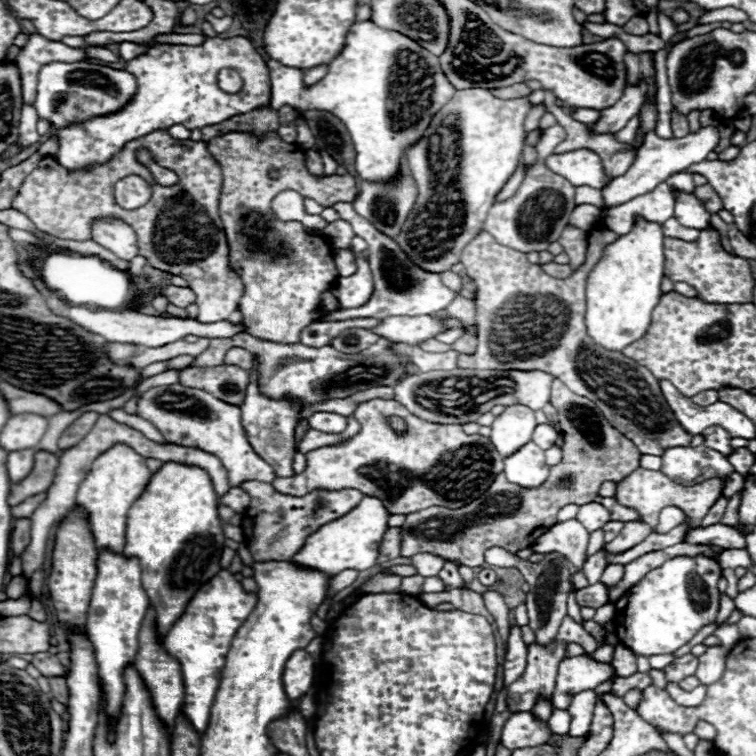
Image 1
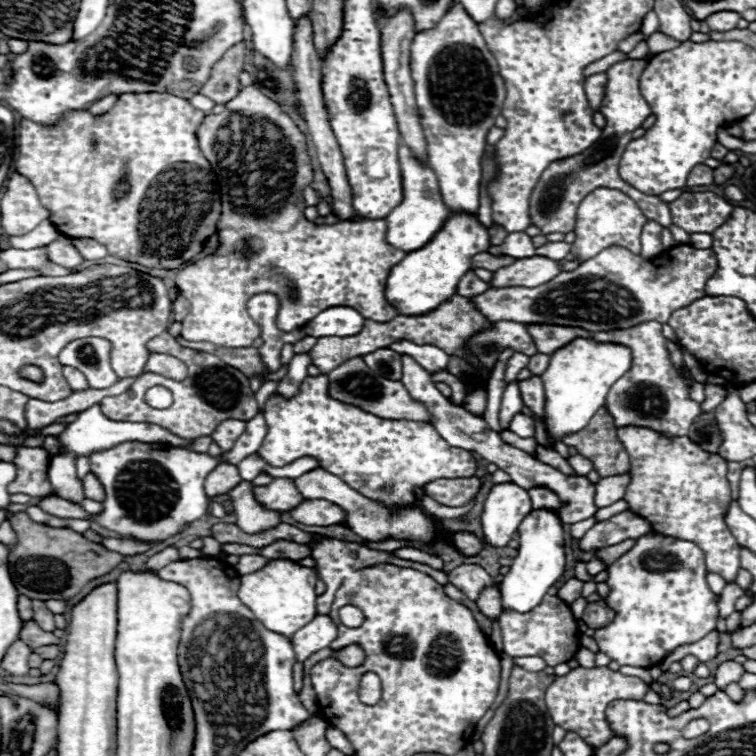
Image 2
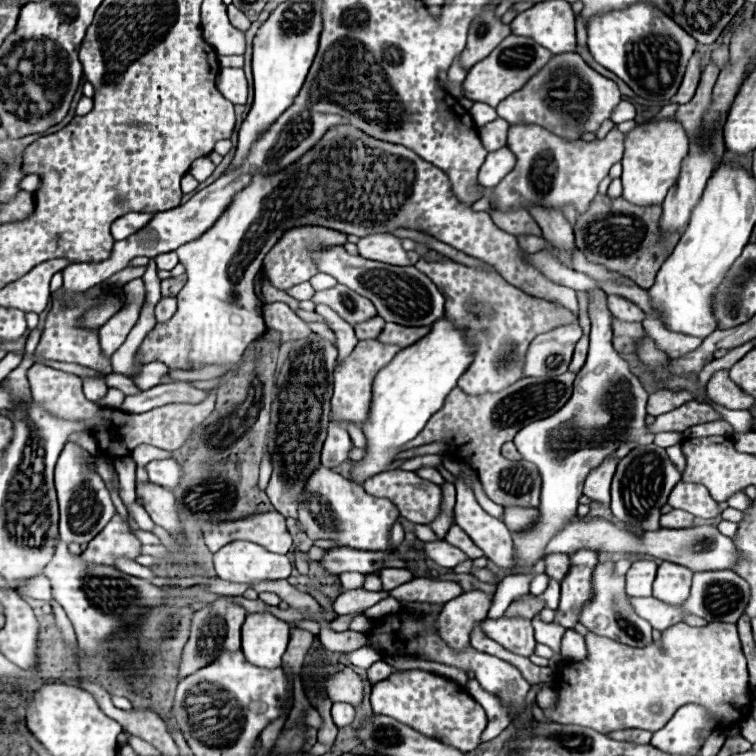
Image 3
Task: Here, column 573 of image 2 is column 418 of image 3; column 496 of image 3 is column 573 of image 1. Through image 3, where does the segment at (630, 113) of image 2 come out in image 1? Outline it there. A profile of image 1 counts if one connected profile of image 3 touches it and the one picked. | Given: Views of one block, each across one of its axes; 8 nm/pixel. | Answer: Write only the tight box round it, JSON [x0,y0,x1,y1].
[558,226,588,270]

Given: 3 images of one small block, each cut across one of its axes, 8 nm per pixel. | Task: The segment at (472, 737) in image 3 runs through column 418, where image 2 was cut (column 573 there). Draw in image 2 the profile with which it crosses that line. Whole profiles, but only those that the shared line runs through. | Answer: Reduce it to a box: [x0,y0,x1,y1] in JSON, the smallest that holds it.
[546,668,648,748]

